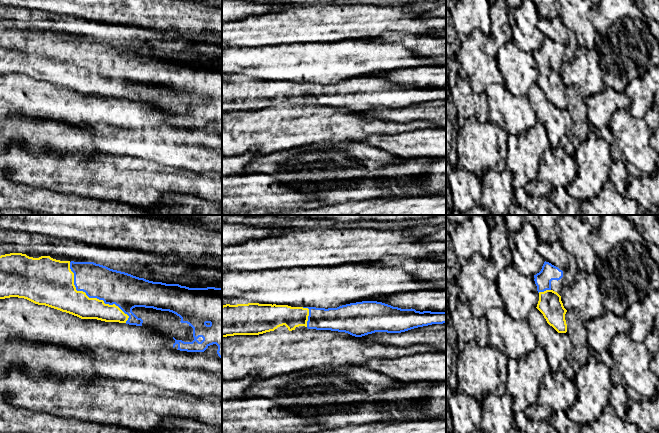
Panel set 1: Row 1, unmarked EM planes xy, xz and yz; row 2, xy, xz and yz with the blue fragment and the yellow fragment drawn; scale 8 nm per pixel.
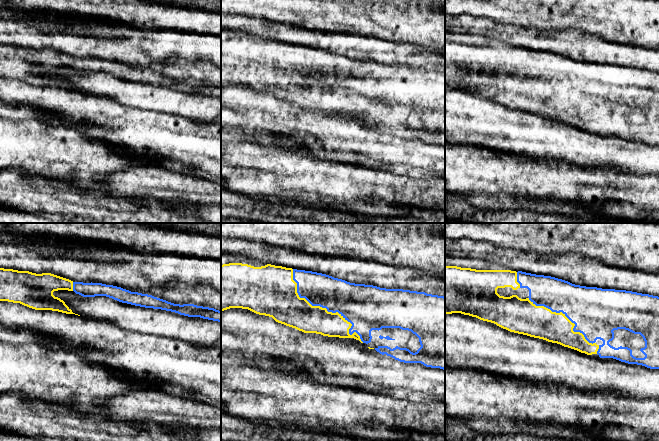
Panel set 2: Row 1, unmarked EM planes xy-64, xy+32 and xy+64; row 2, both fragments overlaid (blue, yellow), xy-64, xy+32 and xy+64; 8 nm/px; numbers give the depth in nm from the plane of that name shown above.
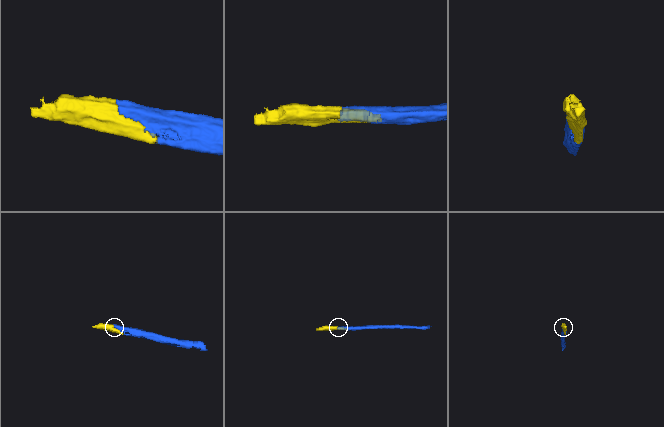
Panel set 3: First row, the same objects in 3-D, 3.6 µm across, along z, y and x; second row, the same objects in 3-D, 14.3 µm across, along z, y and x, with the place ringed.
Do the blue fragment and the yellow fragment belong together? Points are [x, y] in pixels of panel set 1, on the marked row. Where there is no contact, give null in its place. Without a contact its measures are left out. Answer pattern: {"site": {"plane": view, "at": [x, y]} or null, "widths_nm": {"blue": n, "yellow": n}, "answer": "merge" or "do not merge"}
{"site": {"plane": "xy", "at": [92, 297]}, "widths_nm": {"blue": 280, "yellow": 260}, "answer": "merge"}

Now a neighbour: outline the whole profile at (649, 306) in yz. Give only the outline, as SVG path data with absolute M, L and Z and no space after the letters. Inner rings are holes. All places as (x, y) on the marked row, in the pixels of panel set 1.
M649 289L641 301L633 303L625 312L624 316L630 323L628 334L635 342L646 342L648 334L654 329L654 319L659 315L659 289Z

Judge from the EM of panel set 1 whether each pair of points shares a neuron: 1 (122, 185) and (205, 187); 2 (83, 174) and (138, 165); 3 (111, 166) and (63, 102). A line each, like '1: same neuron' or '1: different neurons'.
1: same neuron
2: same neuron
3: different neurons

